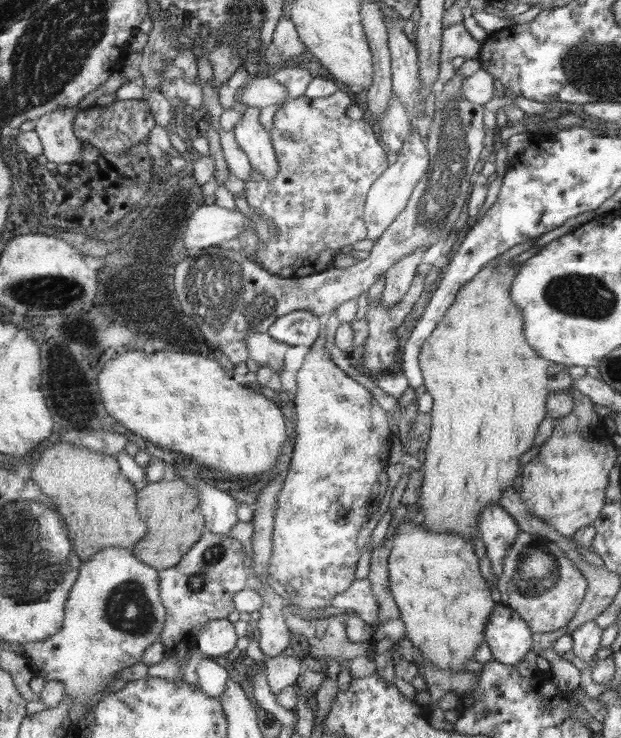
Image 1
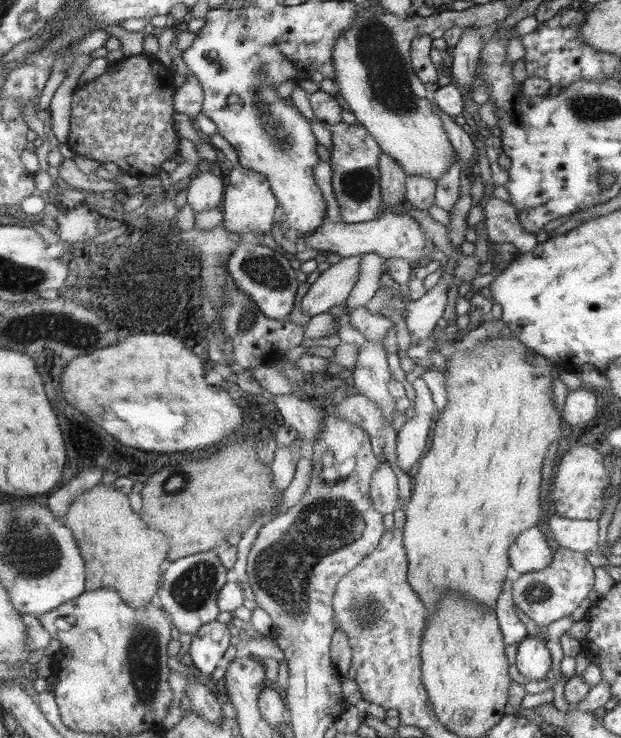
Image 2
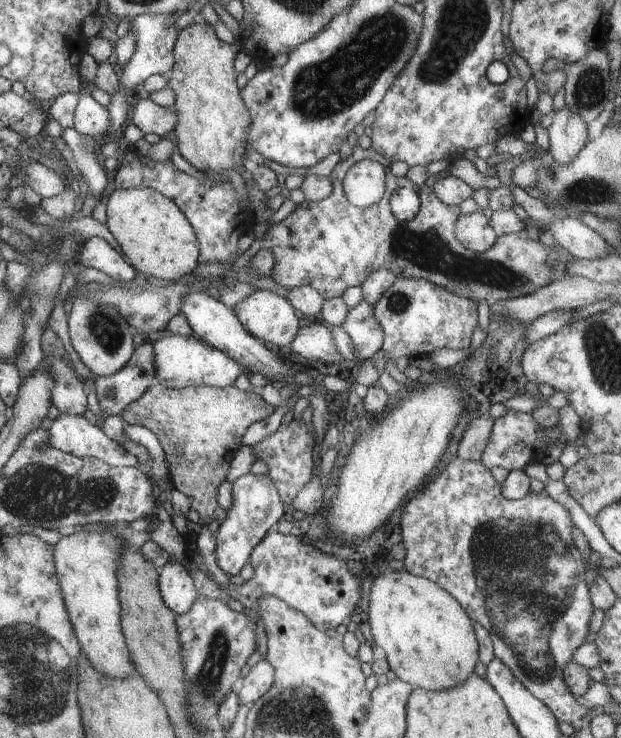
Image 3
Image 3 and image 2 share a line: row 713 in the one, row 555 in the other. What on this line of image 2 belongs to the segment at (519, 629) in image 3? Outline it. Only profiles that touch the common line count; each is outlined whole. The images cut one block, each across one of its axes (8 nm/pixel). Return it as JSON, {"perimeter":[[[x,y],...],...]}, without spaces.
{"perimeter":[[[560,545],[553,552],[552,561],[546,568],[527,572],[512,581],[515,605],[539,626],[548,626],[573,614],[583,600],[588,599],[594,584],[594,568],[586,558],[587,553],[574,552]]]}

